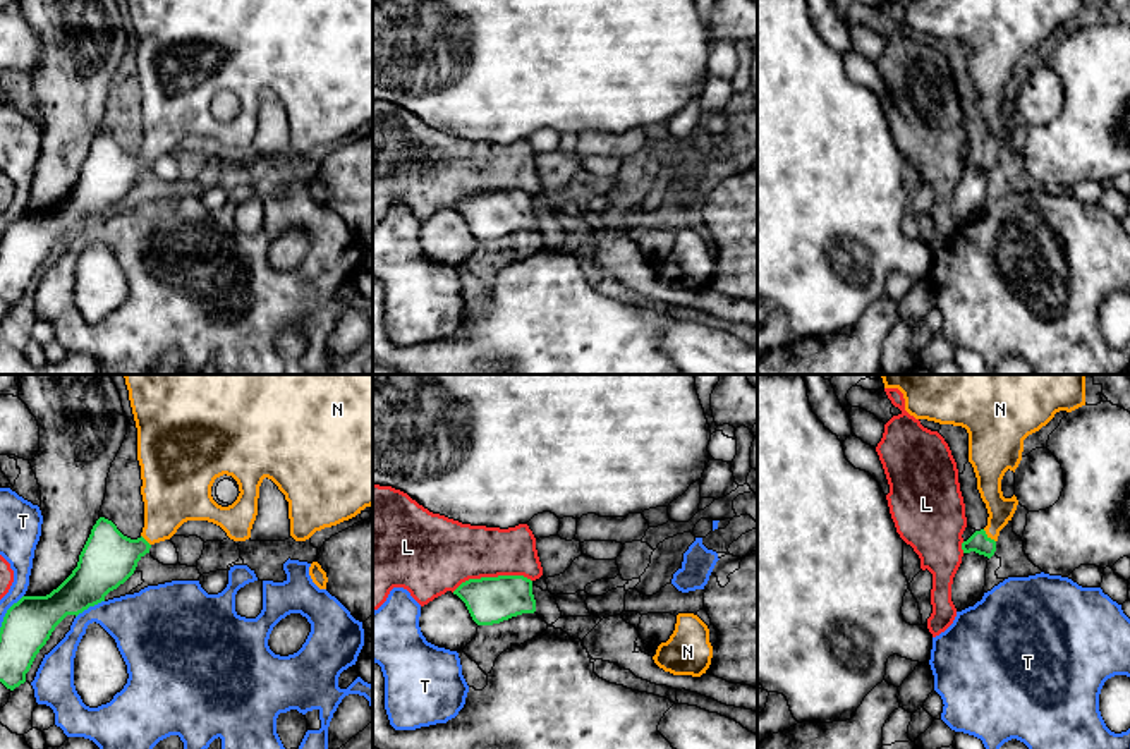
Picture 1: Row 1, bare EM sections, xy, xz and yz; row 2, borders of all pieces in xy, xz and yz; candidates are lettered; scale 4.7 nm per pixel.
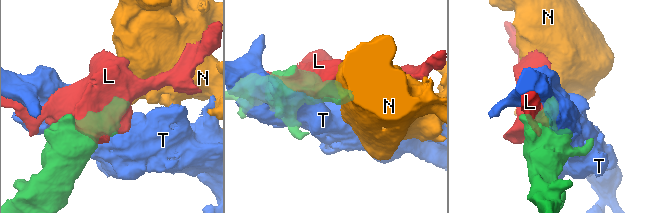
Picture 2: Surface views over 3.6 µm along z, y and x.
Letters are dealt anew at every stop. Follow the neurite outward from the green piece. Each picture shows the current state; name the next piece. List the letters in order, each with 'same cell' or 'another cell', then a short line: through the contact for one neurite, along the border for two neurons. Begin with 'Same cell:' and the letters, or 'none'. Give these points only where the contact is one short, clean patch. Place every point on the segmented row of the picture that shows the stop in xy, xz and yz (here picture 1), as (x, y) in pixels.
Same cell: N
L: another cell
N: same cell | yz (979, 541), (990, 538), (1000, 509)
T: another cell

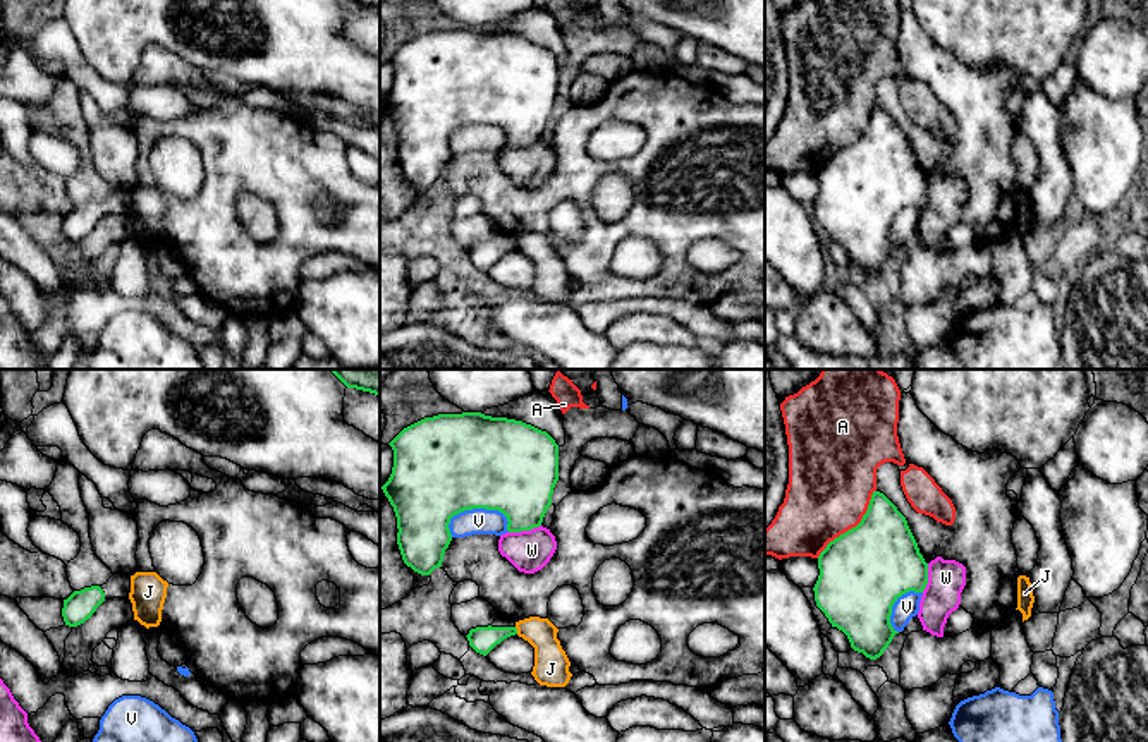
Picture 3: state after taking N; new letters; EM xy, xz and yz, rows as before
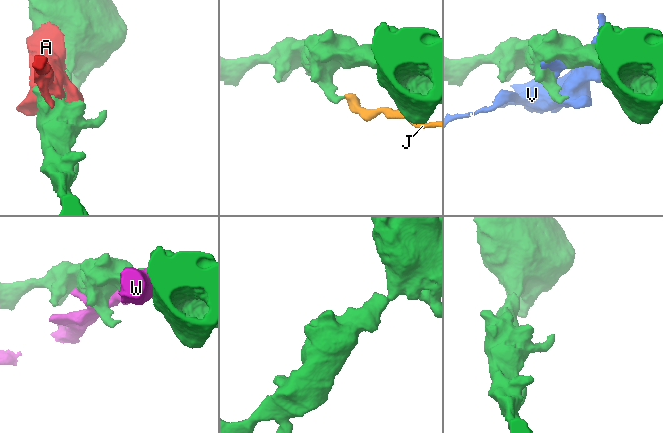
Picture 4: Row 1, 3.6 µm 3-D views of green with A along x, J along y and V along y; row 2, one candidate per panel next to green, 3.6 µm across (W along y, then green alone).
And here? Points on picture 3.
Same cell: none
A: another cell
J: another cell | xz (514, 627), (518, 632)
V: another cell
W: another cell

